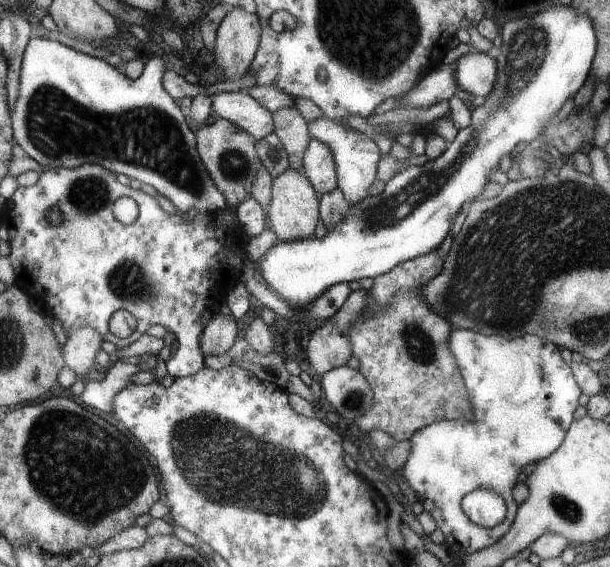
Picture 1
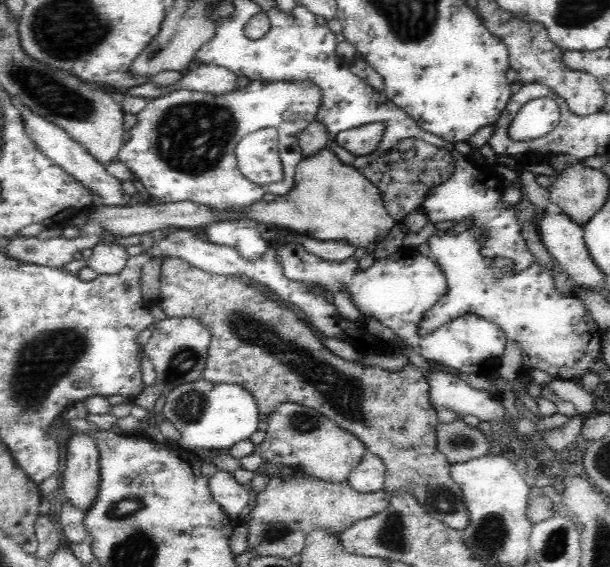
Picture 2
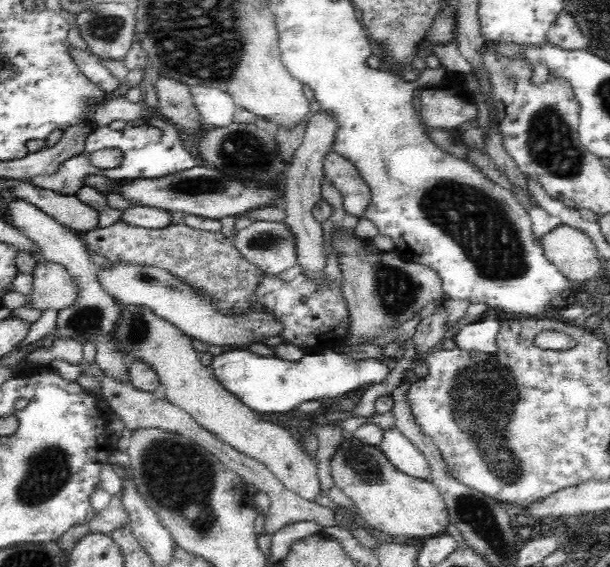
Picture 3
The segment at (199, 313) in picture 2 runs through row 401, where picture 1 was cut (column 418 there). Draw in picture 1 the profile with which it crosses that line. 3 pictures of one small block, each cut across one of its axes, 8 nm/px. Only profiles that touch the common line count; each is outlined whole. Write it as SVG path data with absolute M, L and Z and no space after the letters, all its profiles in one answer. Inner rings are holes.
M435 252L419 255L395 265L390 271L373 277L373 285L367 290L371 296L369 312L363 312L351 327L349 340L352 354L359 361L358 371L366 378L374 392L374 406L366 415L354 420L361 431L383 430L396 442L410 440L415 431L439 420L473 420L470 393L467 392L461 370L450 351L452 326L446 318L437 316L421 296L421 286L442 271L443 258Z

